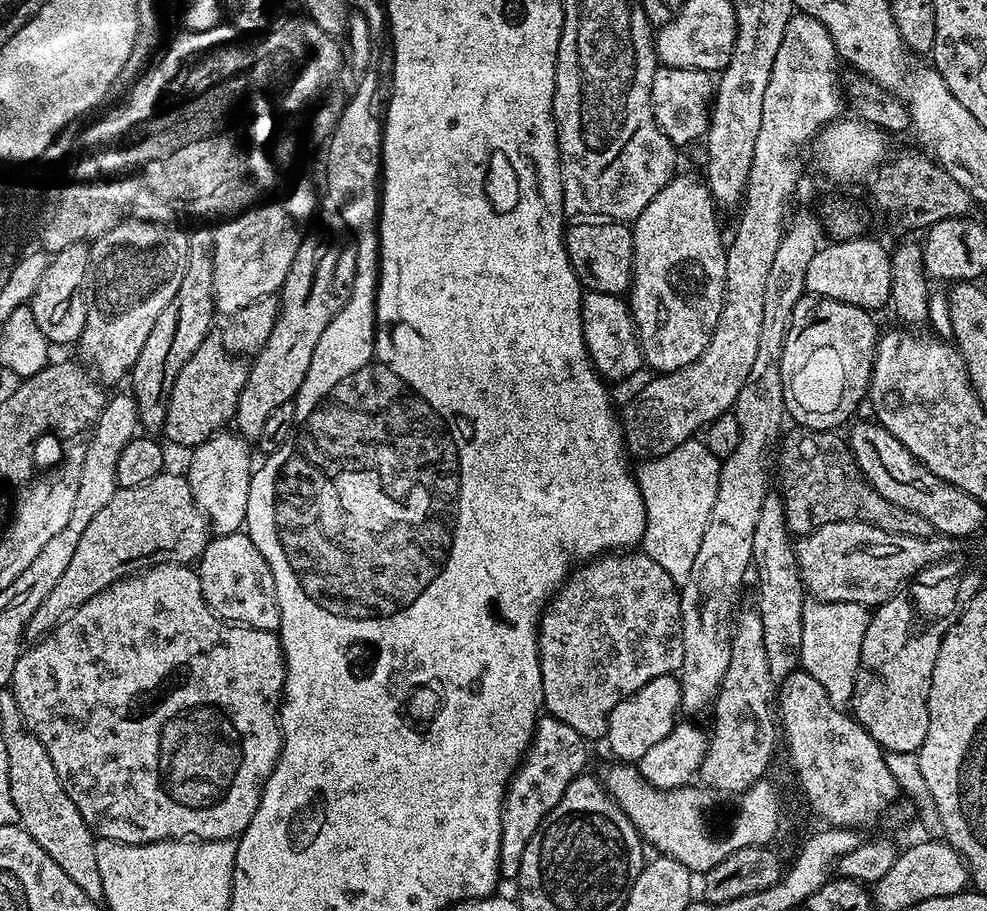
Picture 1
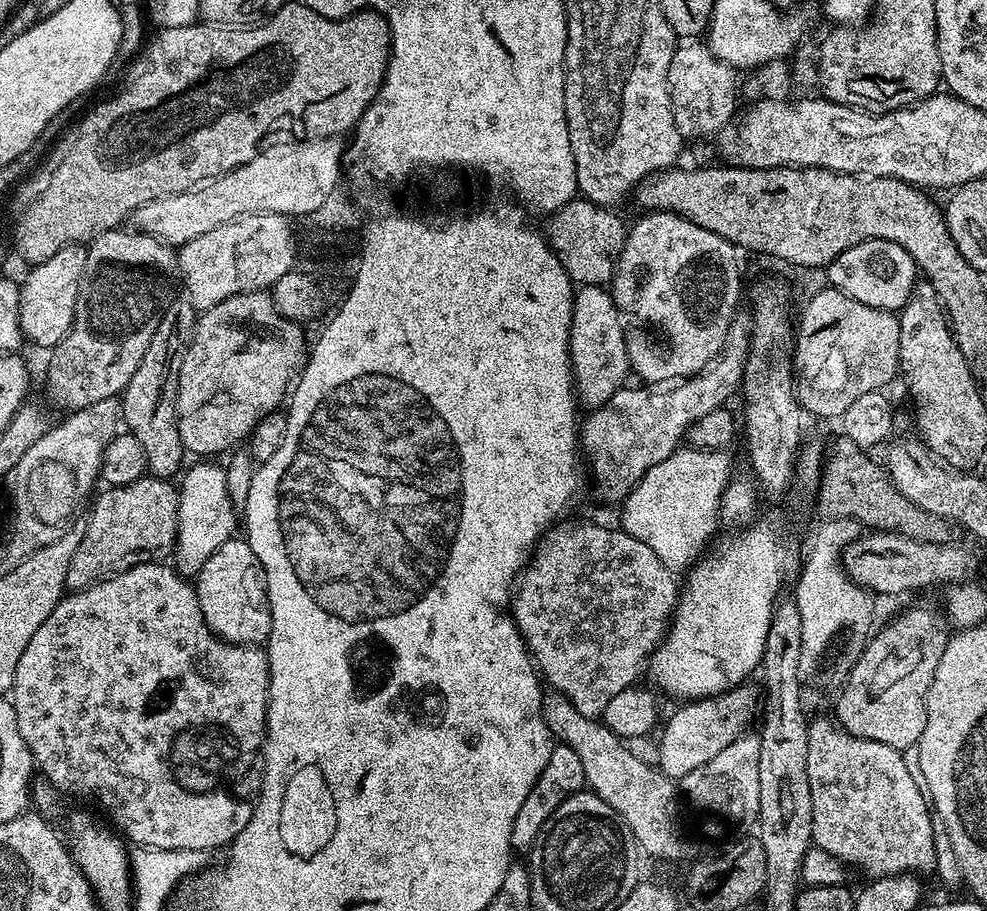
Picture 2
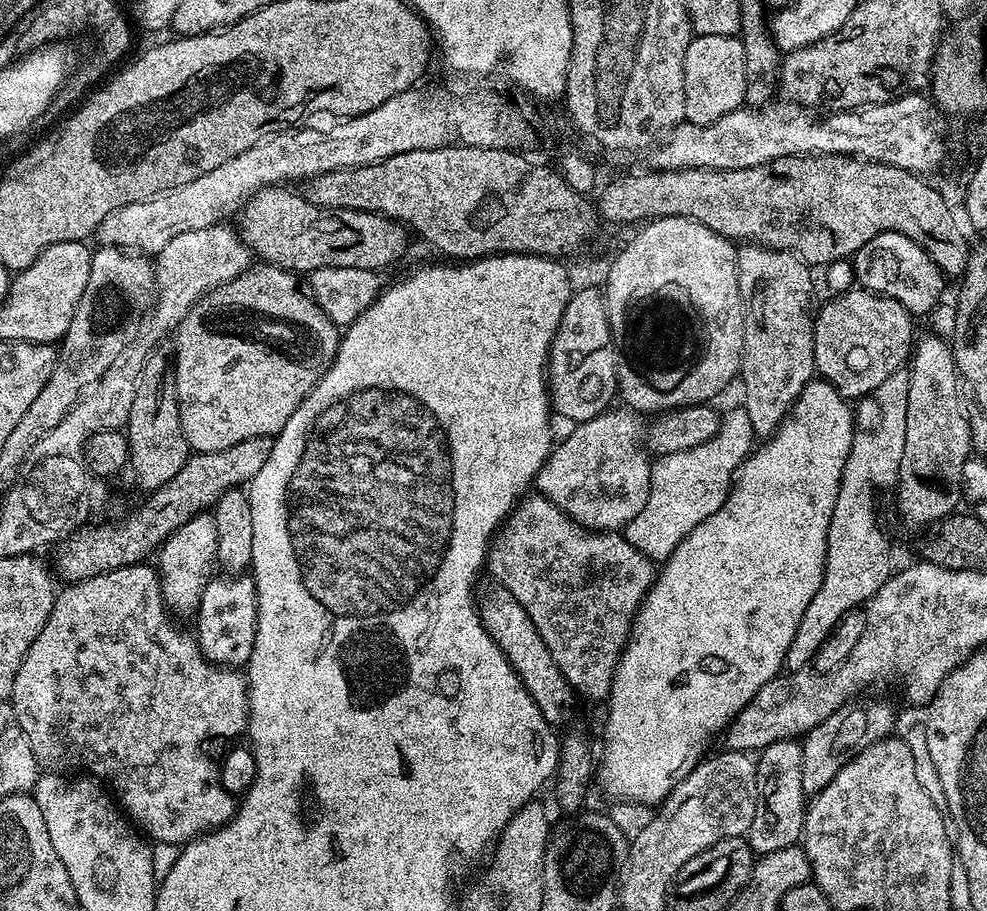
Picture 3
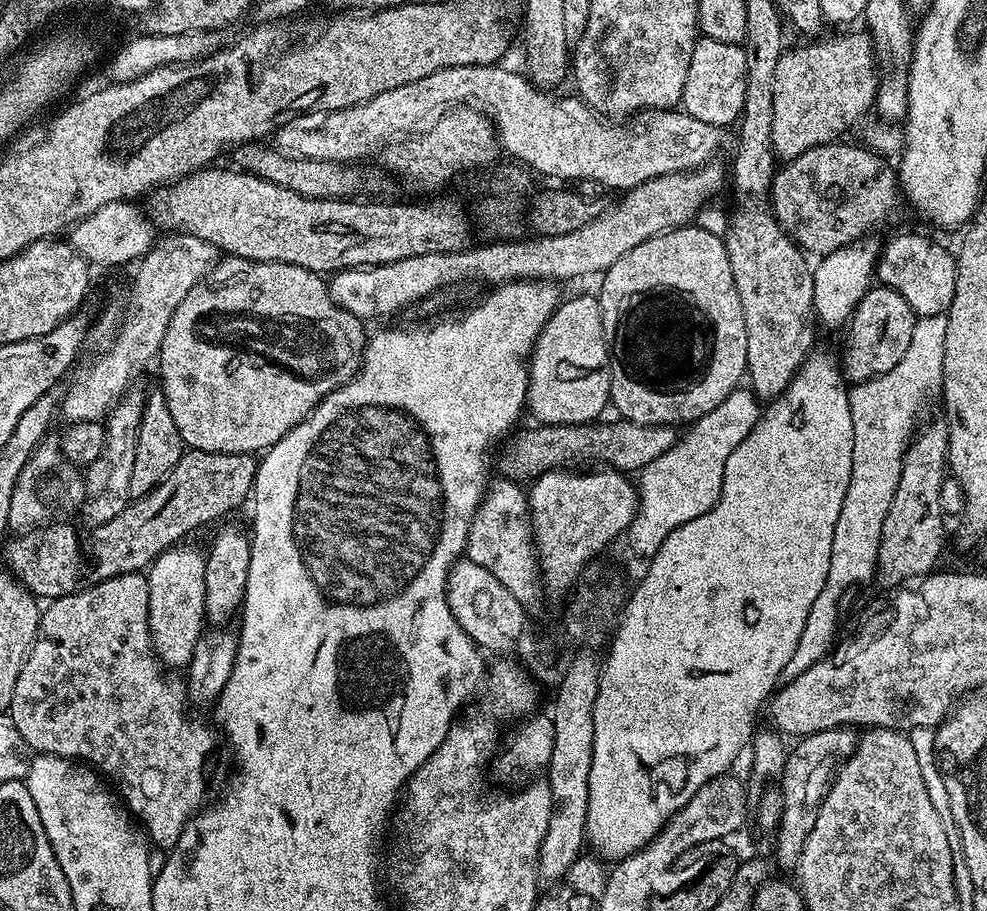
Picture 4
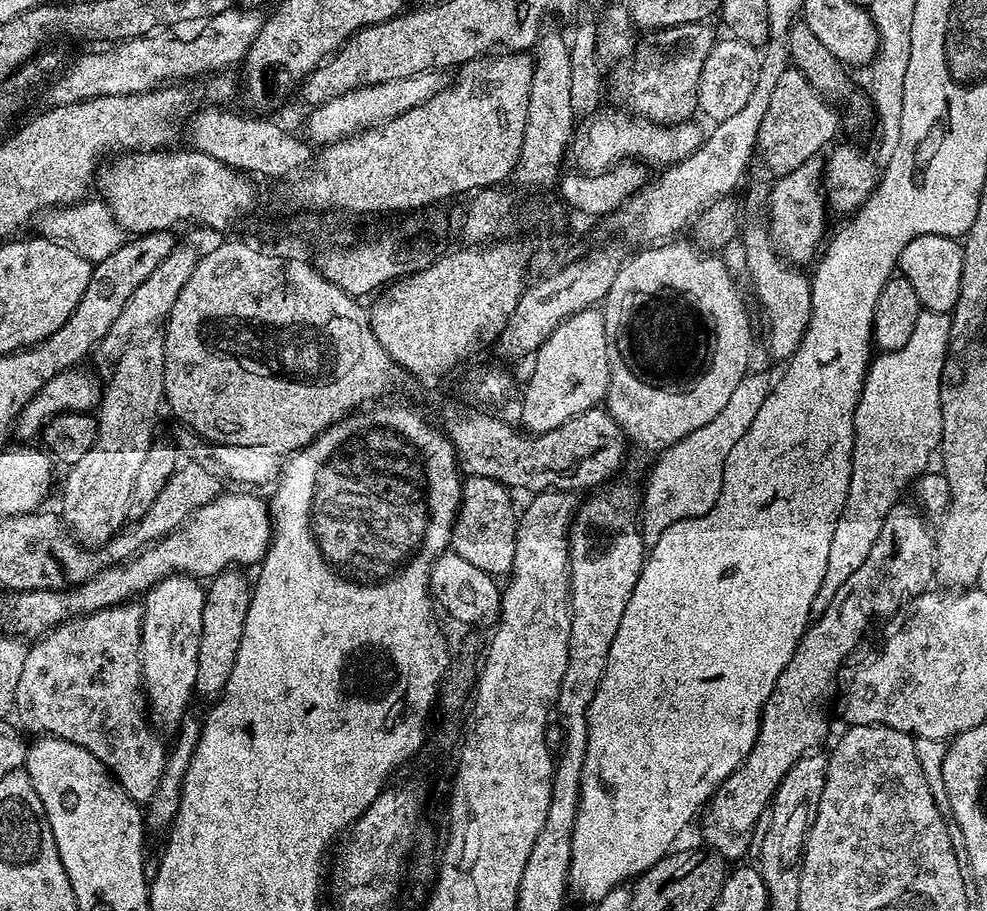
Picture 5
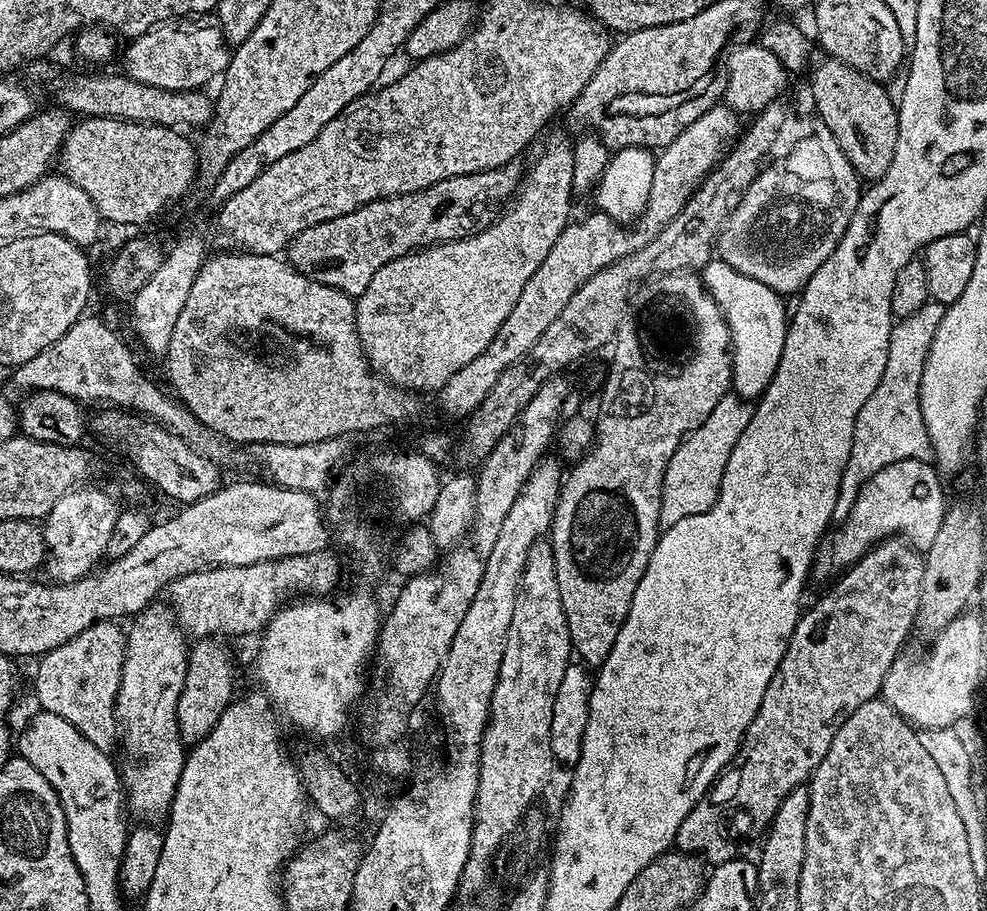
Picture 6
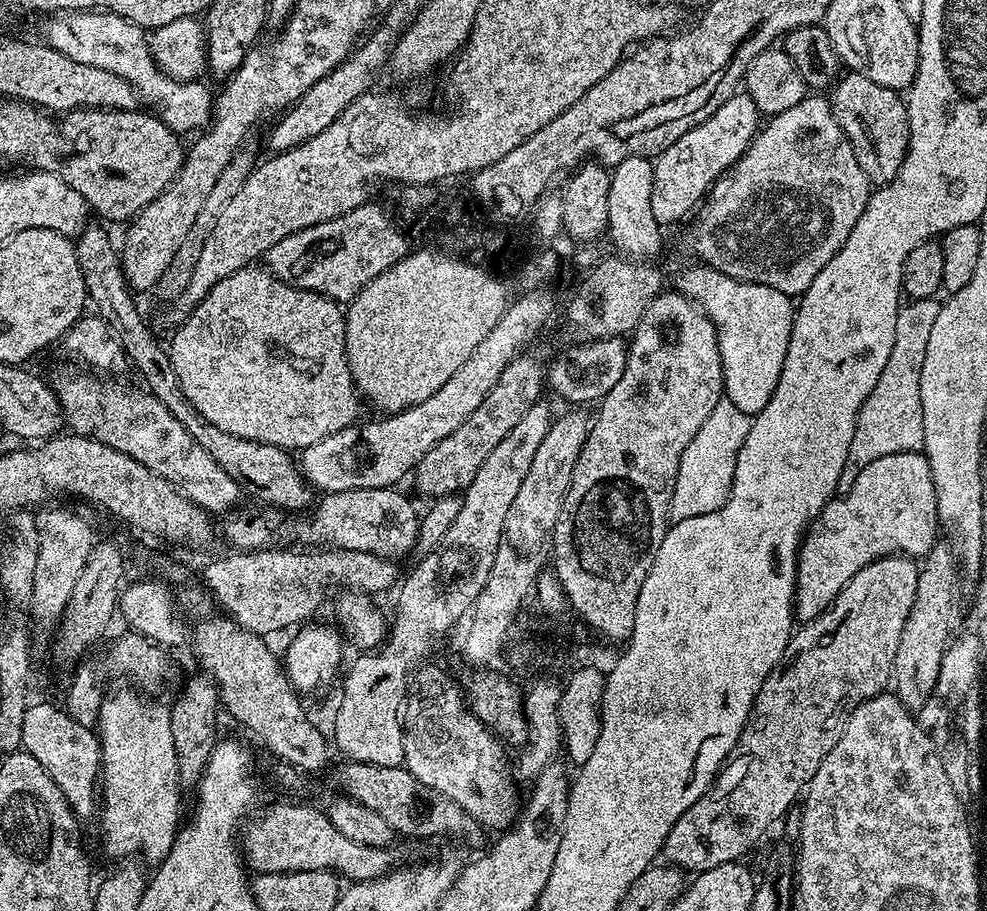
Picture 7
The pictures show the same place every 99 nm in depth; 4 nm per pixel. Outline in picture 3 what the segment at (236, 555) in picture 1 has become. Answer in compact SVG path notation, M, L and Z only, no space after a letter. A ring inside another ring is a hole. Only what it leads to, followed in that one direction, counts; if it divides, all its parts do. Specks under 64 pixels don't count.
M216 574L209 580L206 590L202 590L200 606L195 613L196 632L194 639L200 645L200 652L212 664L239 669L247 665L254 648L254 634L258 622L258 602L256 601L256 581L248 574Z

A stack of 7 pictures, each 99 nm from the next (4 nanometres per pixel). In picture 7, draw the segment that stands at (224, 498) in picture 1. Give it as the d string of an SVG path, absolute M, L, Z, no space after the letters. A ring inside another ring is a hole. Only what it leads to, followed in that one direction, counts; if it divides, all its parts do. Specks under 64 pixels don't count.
M136 690L128 691L132 692L116 692L113 696L112 693L105 695L104 701L100 704L100 719L98 721L98 735L100 737L100 779L98 784L102 789L102 807L98 812L98 821L100 820L100 828L104 831L104 852L106 855L128 858L133 854L139 854L149 865L155 866L166 858L166 854L170 854L178 831L178 823L176 824L176 822L180 818L180 795L182 795L182 789L180 787L180 779L178 778L178 758L174 754L174 734L170 726L172 710L167 703L163 704L160 700L152 700L156 698L153 698L151 695L141 694Z

